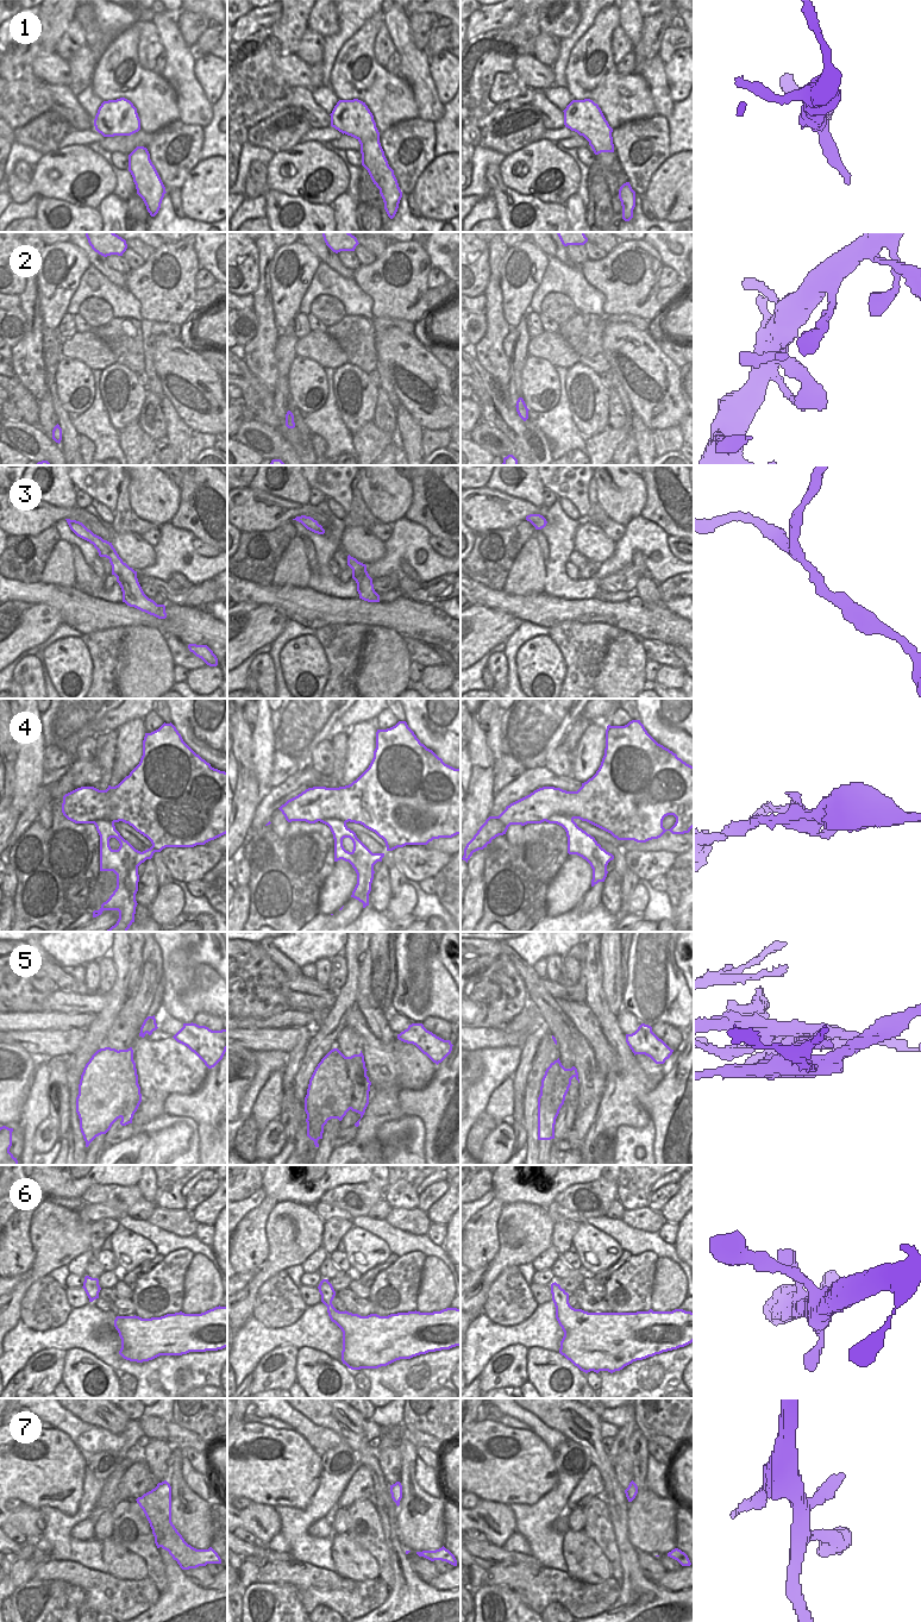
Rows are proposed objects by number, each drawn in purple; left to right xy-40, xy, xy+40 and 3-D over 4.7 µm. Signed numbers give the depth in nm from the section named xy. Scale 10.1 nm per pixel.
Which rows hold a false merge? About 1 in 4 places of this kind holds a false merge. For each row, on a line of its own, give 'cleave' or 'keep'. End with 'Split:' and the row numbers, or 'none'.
1: keep
2: keep
3: keep
4: keep
5: cleave
6: keep
7: keep
Split: 5

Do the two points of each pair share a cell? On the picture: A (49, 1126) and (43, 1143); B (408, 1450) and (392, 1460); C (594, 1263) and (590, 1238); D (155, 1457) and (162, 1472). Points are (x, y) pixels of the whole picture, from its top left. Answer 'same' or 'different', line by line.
A: same
B: different
C: same
D: same

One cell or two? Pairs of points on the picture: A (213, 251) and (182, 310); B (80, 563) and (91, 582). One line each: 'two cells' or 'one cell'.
A: two cells
B: one cell

